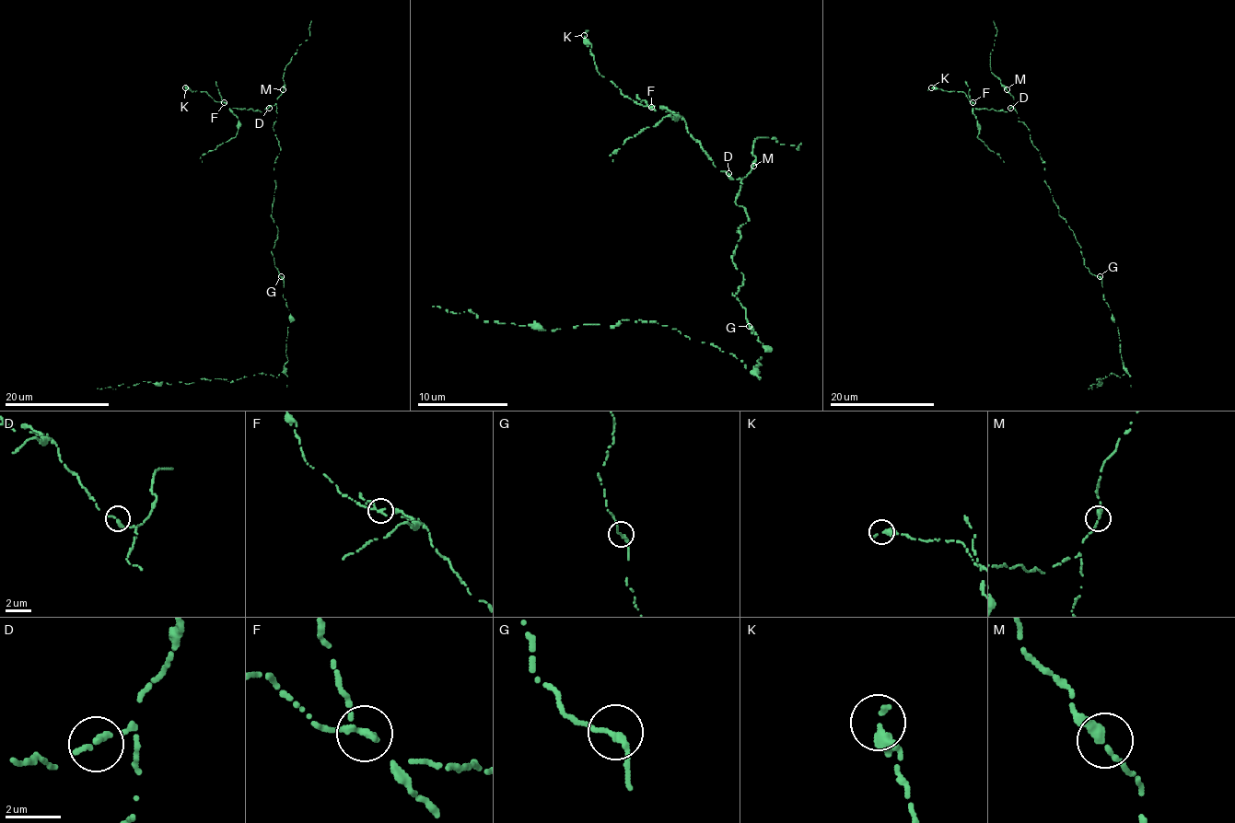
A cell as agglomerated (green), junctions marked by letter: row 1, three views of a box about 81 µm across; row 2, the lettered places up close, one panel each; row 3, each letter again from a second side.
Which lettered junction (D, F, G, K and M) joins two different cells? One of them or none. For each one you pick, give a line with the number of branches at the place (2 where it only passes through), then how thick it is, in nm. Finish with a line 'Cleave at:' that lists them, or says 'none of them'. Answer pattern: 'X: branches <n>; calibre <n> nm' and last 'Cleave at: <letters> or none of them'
F: branches 1; calibre 320 nm
Cleave at: F

